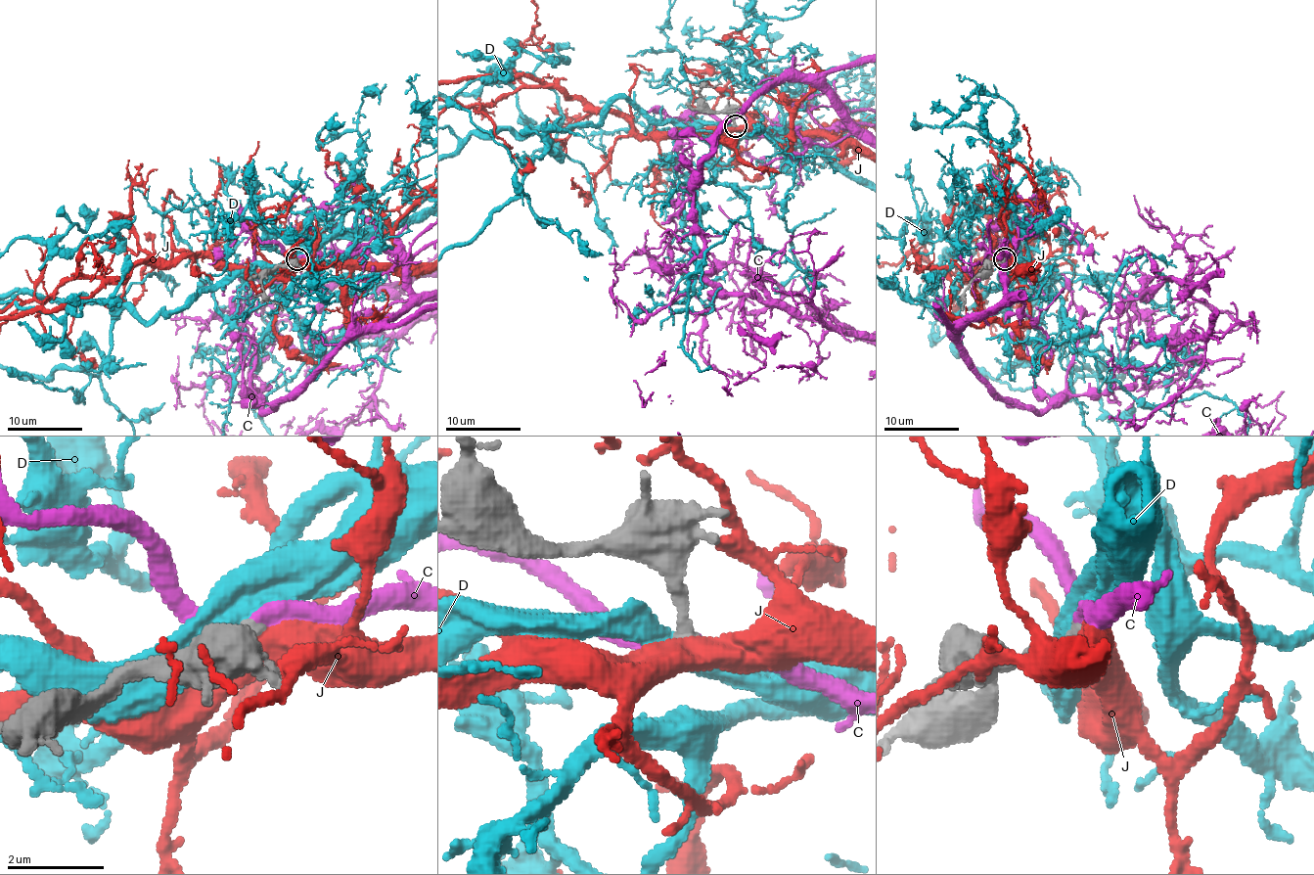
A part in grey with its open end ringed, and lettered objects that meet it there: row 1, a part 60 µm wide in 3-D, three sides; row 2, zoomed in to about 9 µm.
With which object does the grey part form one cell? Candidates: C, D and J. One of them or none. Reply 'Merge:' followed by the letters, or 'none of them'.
Merge: C

